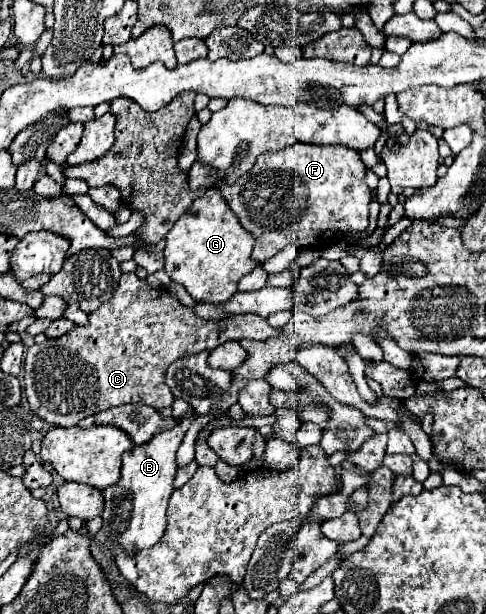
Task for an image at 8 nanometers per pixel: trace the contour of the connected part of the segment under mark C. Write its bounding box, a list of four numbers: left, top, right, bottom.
[24,273,282,427]

